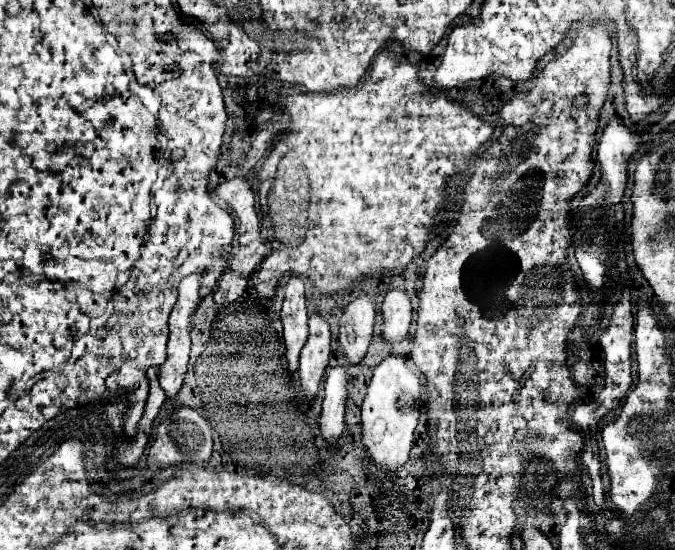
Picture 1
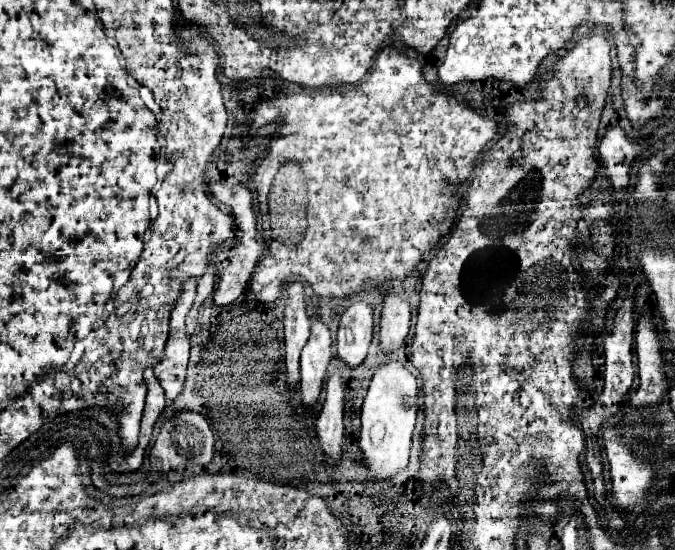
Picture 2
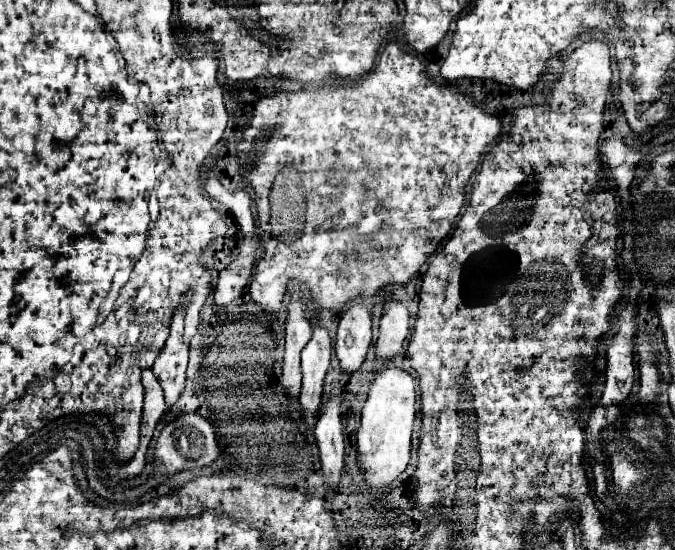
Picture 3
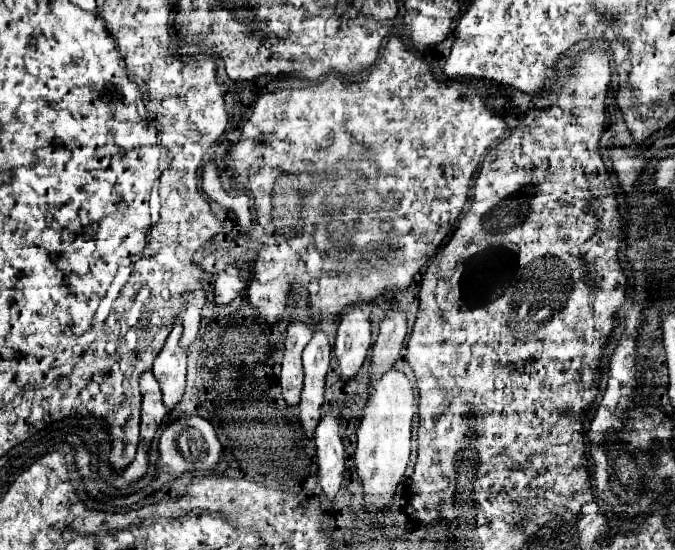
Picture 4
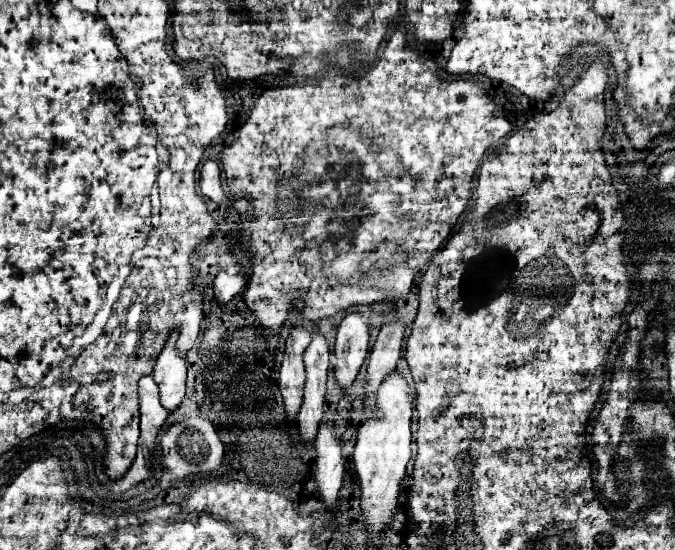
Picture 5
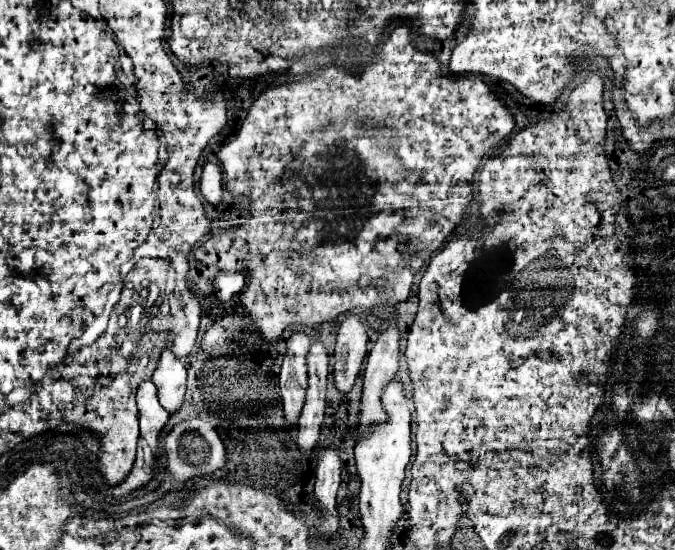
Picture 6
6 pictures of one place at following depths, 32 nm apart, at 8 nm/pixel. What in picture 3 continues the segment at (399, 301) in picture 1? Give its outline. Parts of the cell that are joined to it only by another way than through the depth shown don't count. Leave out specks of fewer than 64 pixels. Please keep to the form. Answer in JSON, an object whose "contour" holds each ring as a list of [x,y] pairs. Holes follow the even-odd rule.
{"contour":[[[392,298],[384,306],[384,316],[380,320],[380,336],[374,346],[380,368],[388,366],[390,360],[398,352],[402,352],[406,336],[408,336],[408,308],[400,304],[396,298]]]}

